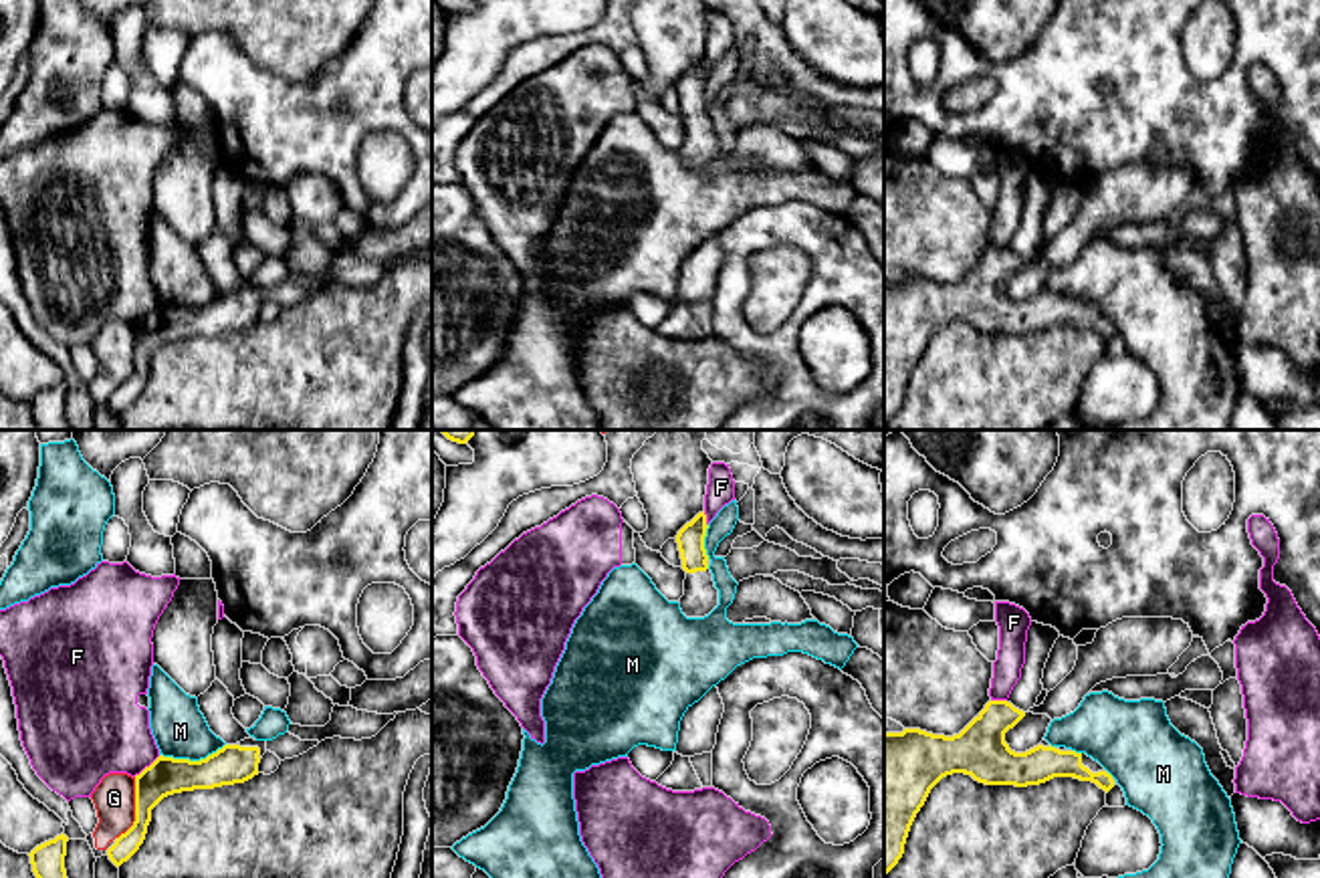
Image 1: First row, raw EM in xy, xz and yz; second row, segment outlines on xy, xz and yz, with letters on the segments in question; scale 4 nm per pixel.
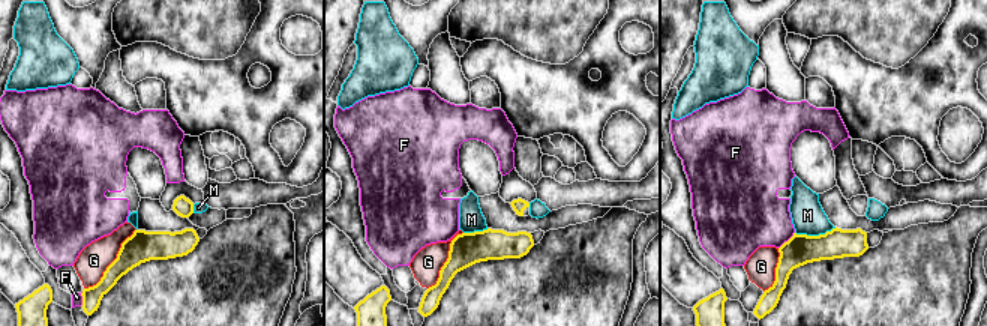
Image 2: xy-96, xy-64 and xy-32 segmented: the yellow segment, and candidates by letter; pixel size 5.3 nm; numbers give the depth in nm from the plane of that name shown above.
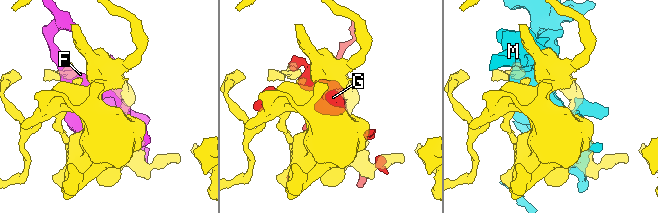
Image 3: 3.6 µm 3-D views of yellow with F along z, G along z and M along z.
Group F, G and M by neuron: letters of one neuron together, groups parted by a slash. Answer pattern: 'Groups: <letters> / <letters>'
Groups: F / G / M

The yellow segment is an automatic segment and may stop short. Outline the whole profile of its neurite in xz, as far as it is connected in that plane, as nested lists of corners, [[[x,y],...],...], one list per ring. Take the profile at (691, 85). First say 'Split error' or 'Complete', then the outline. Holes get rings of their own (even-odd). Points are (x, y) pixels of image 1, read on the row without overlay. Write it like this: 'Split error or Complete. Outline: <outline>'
Split error. Outline: [[[702,59],[676,83],[682,117],[686,119],[684,143],[678,151],[686,166],[704,166],[719,153],[719,137],[706,111],[706,77],[706,63]]]

